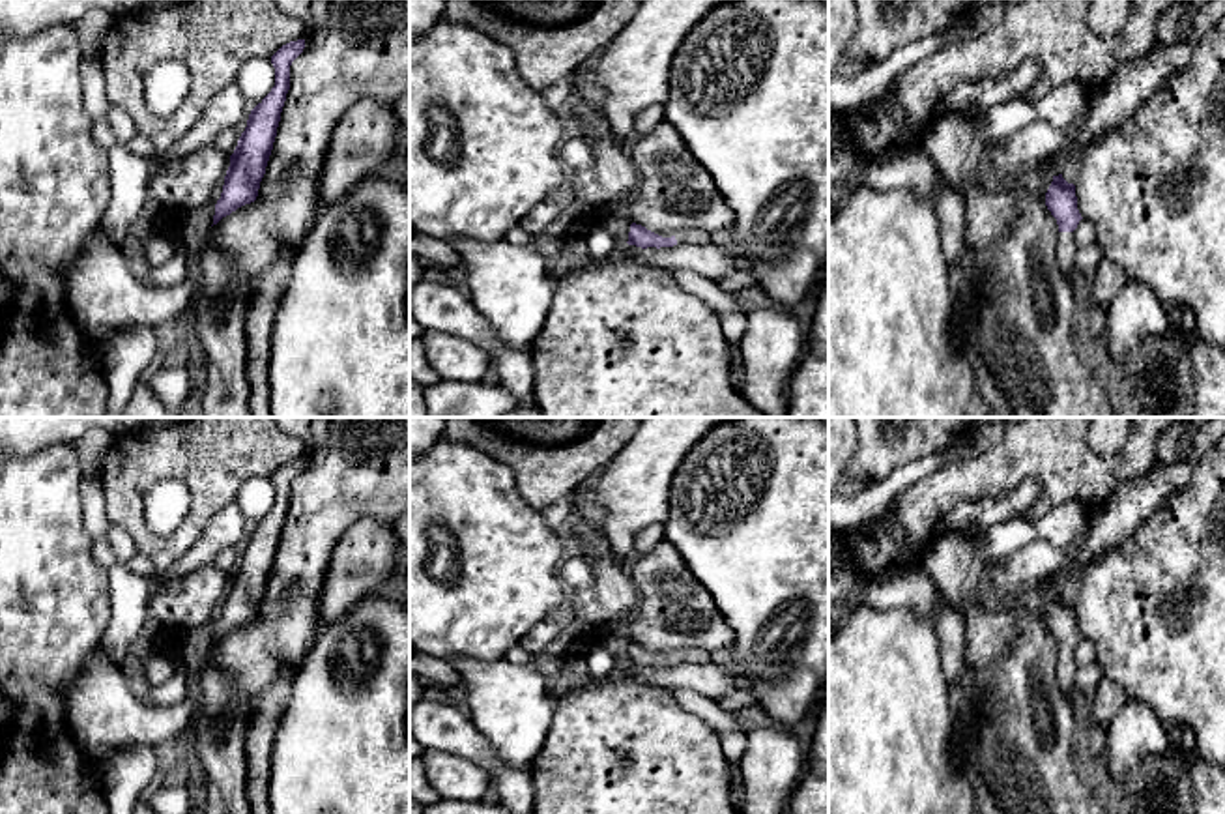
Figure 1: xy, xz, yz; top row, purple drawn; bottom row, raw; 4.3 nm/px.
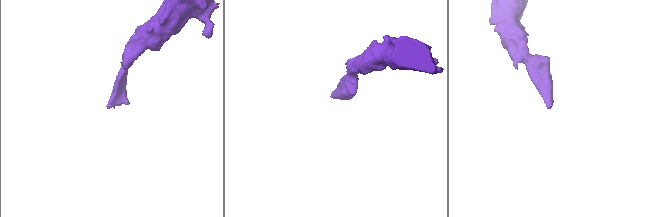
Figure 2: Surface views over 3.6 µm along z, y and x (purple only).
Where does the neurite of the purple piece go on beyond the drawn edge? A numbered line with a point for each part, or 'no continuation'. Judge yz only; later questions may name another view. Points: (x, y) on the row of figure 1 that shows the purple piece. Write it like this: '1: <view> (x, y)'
1: yz (1066, 246)

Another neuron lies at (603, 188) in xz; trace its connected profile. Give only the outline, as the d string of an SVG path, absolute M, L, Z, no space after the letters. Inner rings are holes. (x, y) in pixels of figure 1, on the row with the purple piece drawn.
M570 97L569 110L582 122L582 137L595 144L593 165L574 170L574 200L587 215L623 210L638 187L638 170L628 152L630 138L615 133L600 107Z

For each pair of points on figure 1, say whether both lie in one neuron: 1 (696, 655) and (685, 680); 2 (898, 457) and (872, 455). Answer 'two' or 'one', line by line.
1: two
2: one

